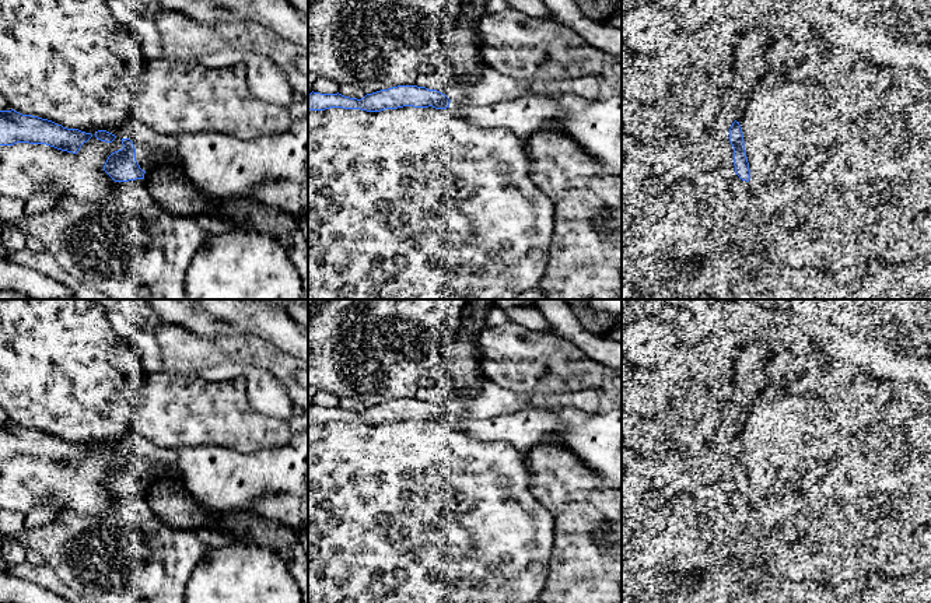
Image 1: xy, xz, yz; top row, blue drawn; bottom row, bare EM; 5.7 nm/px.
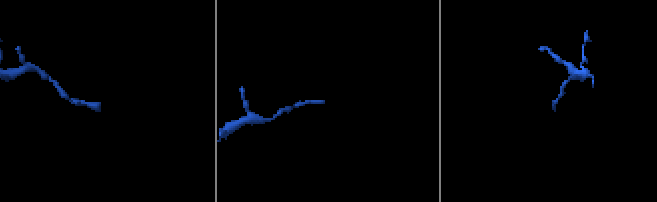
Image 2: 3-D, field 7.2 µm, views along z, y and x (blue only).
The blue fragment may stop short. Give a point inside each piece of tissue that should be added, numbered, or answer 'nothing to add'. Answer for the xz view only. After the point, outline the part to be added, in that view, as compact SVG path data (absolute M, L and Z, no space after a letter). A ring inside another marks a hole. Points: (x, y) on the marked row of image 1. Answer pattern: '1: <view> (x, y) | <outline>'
1: xz (595, 125) | M622 92L606 101L571 94L531 94L487 106L451 101L448 109L479 127L505 127L525 143L536 132L559 129L608 172L622 175Z

